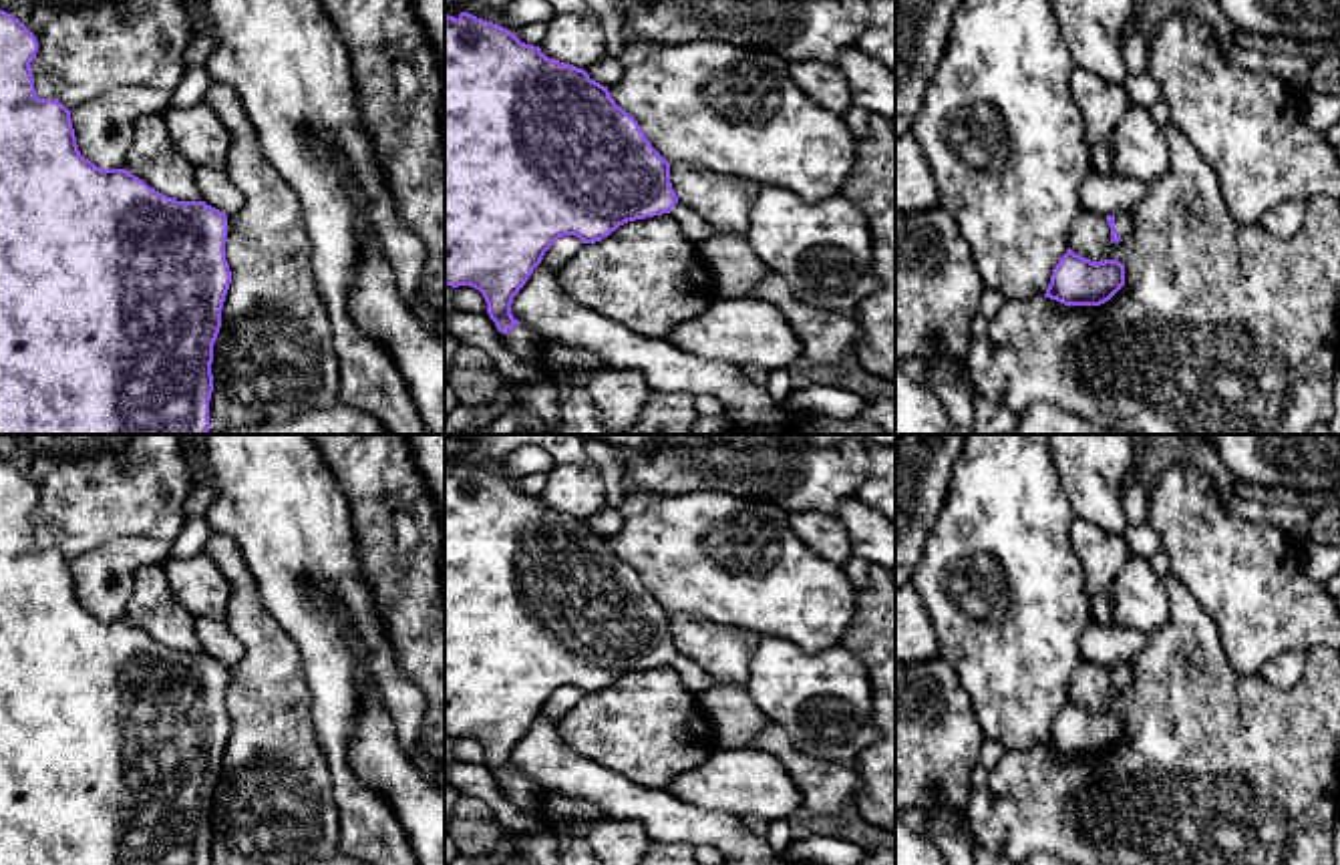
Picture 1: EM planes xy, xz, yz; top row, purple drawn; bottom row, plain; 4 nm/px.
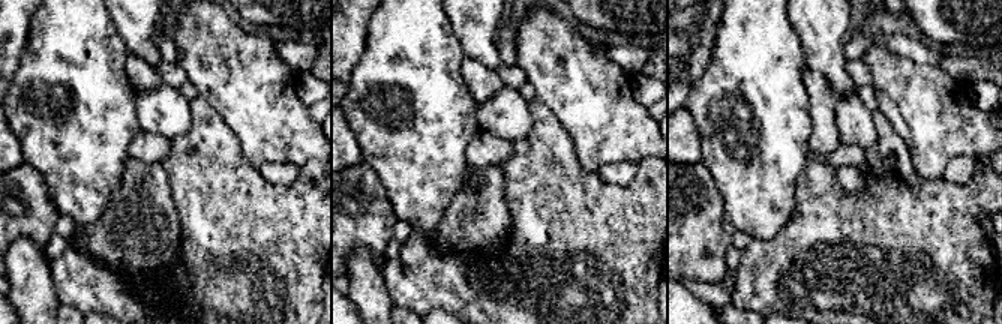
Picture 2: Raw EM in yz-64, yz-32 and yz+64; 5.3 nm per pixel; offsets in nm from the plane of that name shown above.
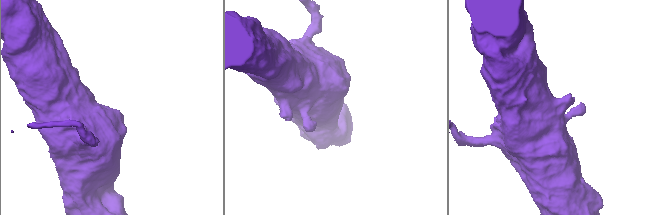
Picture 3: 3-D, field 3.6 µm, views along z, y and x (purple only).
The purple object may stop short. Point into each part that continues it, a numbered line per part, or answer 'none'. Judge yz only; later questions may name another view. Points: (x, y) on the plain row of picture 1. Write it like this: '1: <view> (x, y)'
1: yz (1123, 672)

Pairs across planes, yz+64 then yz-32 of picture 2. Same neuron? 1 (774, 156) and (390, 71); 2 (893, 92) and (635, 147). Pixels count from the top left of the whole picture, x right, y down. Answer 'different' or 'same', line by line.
1: same
2: same

